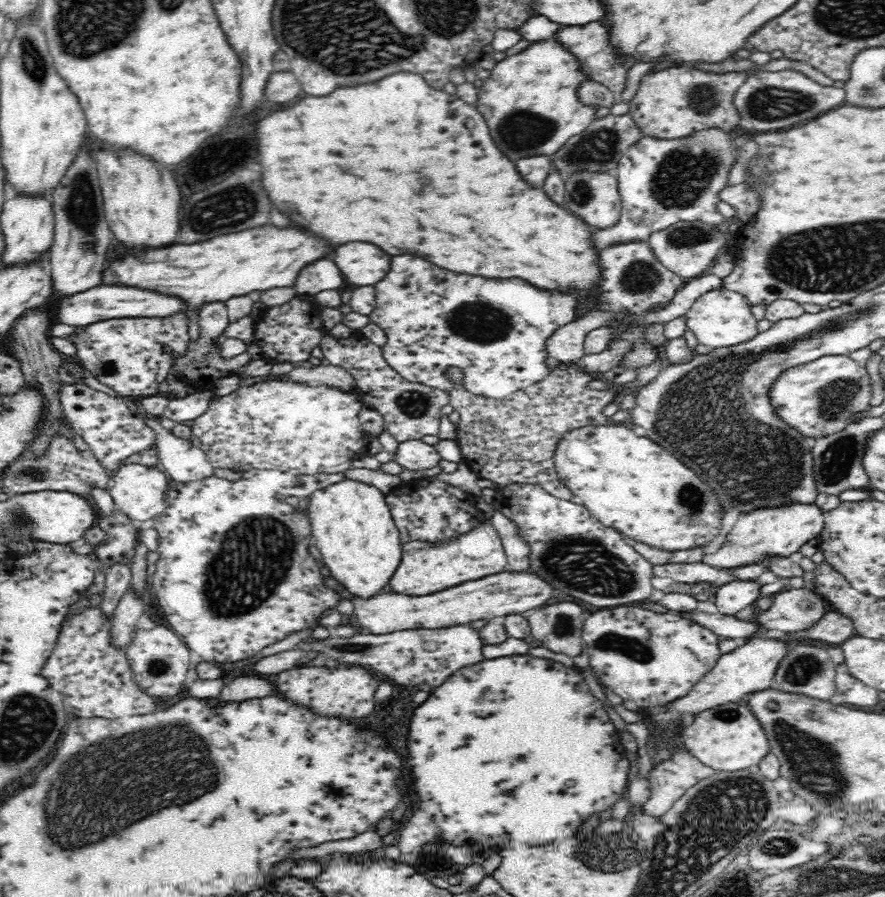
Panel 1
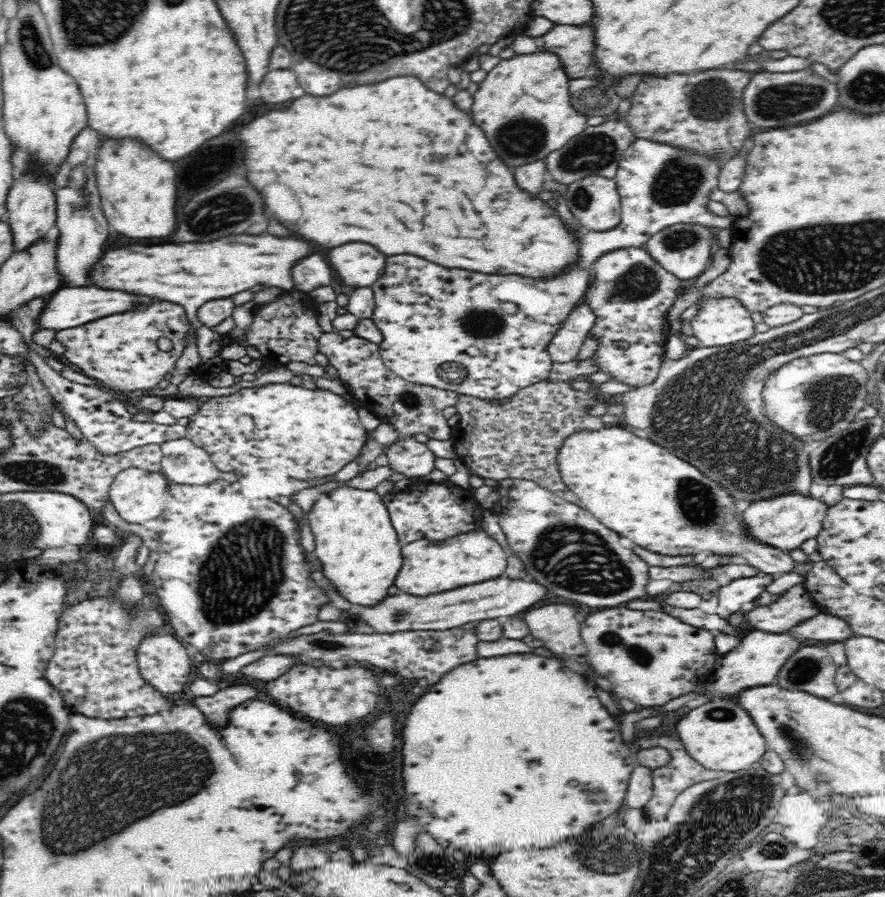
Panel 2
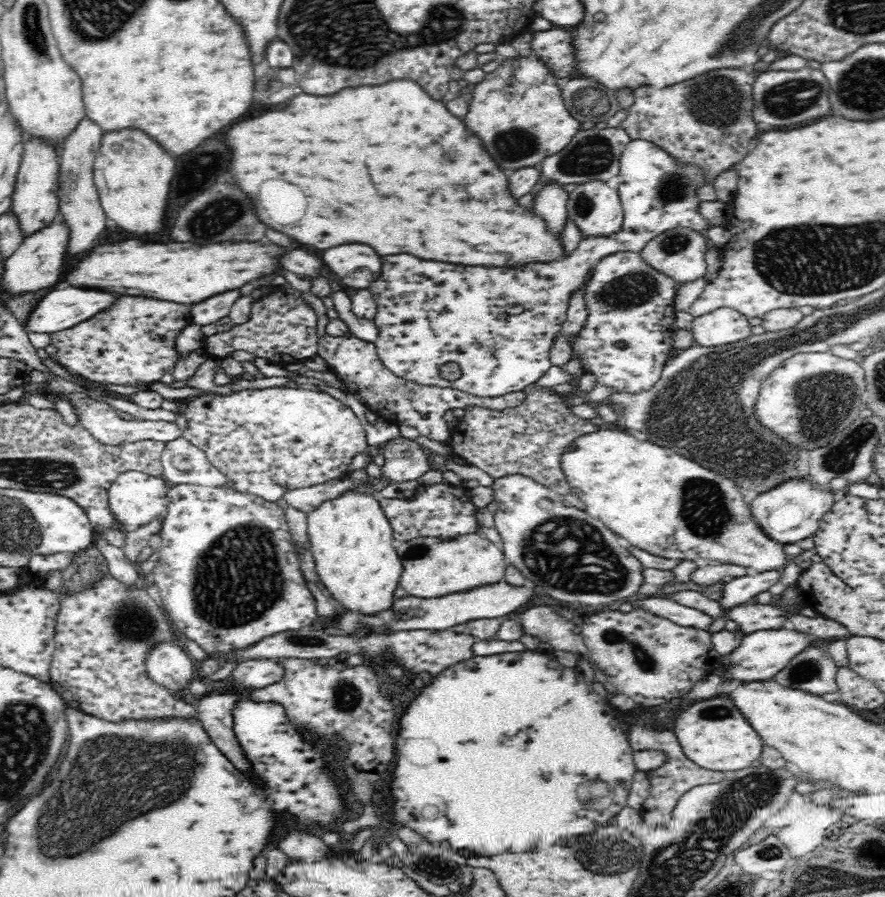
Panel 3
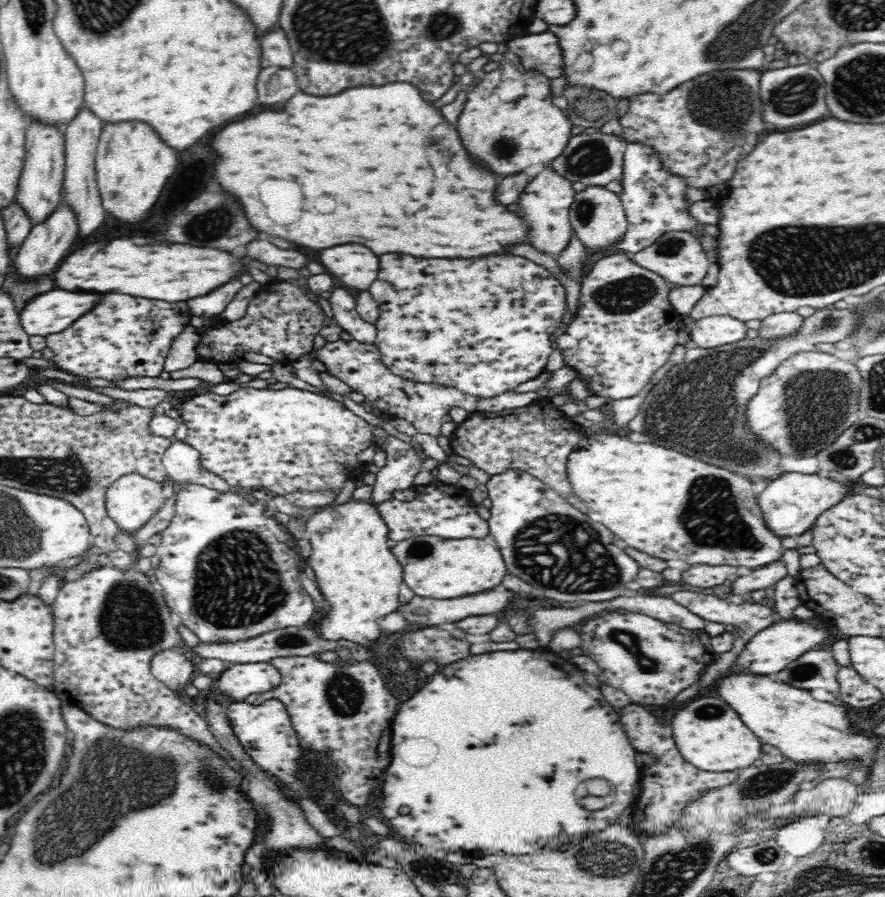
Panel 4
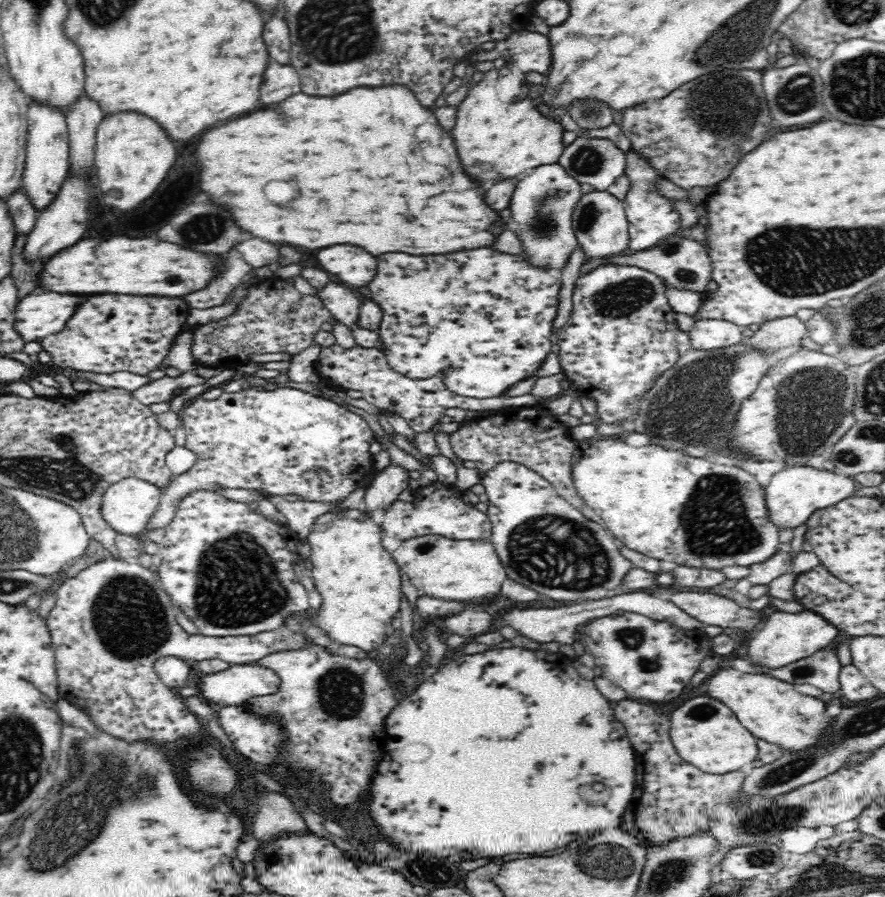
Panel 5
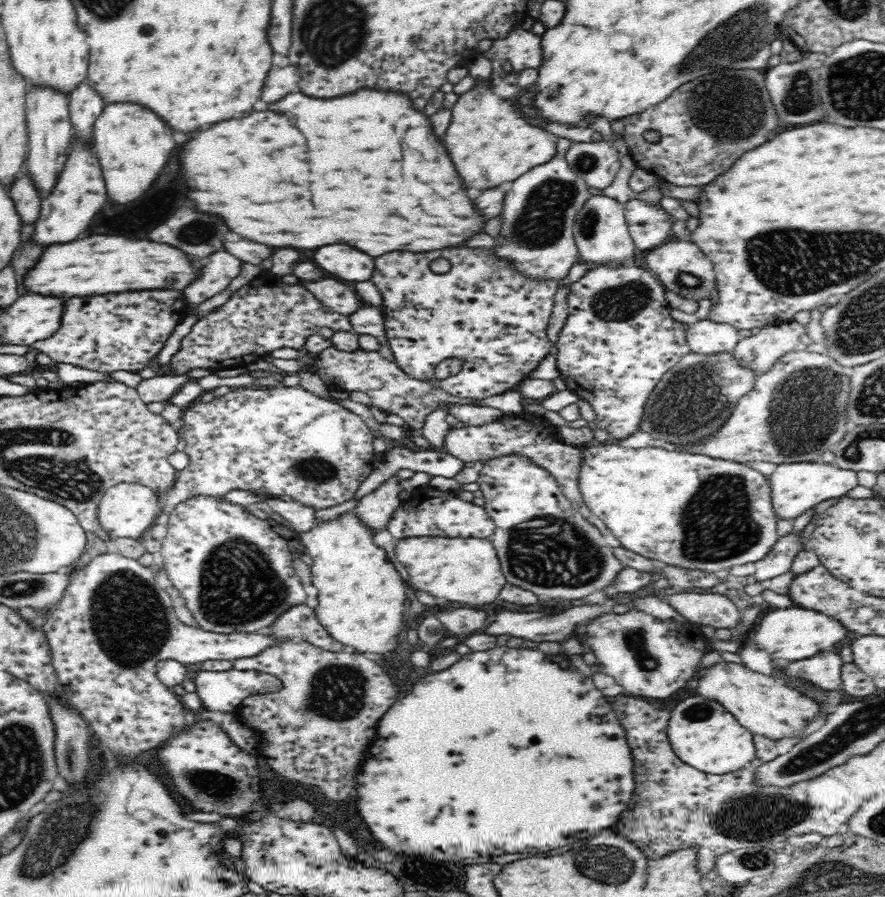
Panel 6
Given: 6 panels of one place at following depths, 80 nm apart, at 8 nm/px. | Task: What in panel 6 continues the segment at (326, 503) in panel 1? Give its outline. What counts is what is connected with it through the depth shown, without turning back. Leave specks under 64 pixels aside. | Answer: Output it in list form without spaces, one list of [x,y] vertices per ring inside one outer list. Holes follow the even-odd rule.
[[[342,515],[339,519],[330,519],[330,522],[320,524],[322,528],[314,527],[308,532],[296,533],[300,543],[308,550],[308,556],[312,557],[311,582],[318,589],[318,604],[314,607],[315,615],[320,624],[328,631],[334,640],[340,644],[352,647],[356,653],[384,654],[394,650],[394,642],[398,640],[398,634],[404,630],[404,600],[406,591],[400,573],[394,568],[394,564],[388,560],[386,552],[376,548],[370,538],[370,530],[360,518]]]

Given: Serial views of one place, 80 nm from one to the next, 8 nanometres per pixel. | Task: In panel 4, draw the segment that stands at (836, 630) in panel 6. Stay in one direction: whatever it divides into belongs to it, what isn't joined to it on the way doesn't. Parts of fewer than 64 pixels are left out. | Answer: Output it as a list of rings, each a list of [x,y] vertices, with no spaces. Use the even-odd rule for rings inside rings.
[[[817,615],[808,618],[779,618],[772,622],[768,628],[760,630],[744,648],[738,658],[738,668],[744,672],[758,672],[758,674],[776,674],[781,672],[788,664],[794,662],[799,656],[818,648],[824,644],[830,635],[825,620]]]

